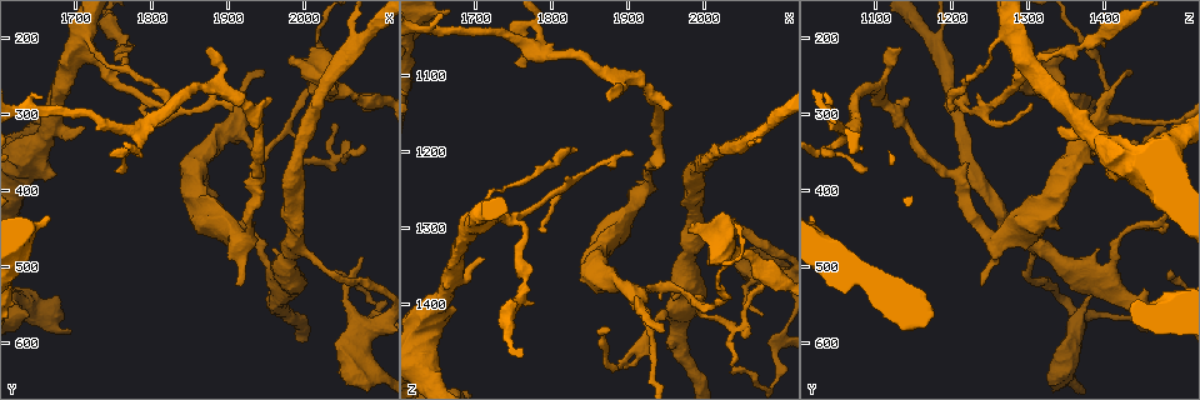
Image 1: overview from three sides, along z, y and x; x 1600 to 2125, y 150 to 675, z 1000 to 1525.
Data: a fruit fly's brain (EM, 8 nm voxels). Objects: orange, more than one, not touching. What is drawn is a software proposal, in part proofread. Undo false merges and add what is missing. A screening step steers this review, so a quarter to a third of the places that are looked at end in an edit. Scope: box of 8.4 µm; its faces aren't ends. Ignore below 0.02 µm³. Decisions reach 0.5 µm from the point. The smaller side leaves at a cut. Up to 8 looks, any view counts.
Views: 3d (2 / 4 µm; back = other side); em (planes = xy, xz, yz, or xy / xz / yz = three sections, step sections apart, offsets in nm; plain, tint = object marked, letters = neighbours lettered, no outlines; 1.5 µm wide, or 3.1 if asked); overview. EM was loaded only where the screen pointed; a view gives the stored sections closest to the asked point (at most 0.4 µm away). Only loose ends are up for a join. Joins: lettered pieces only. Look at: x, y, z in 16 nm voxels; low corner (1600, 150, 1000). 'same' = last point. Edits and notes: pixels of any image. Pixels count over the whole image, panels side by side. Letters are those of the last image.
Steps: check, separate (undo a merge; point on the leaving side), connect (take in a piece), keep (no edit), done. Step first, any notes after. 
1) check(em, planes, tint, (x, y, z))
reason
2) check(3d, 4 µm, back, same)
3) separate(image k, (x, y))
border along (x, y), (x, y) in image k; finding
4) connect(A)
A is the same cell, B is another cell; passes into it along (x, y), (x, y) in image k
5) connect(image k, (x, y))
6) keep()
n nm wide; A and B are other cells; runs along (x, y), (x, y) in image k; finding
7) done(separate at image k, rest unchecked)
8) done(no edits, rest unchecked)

check(3d, 2 µm, (1945, 250, 1440))
free end

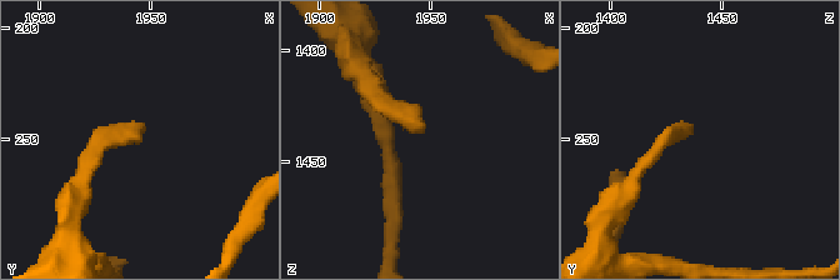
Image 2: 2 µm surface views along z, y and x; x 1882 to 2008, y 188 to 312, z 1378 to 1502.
check(em, xz, step 4, plain, (1946, 247, 1437))

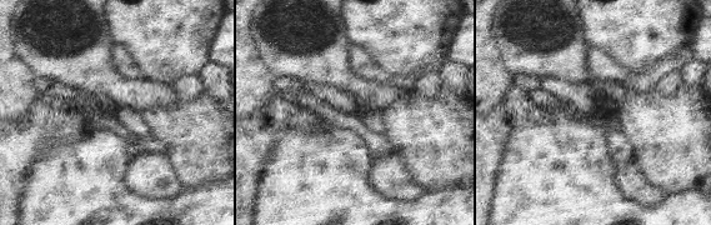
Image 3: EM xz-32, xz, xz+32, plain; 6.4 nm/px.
check(em, xz, step 4, letters, same)

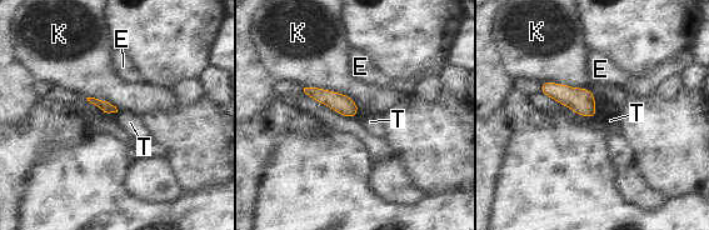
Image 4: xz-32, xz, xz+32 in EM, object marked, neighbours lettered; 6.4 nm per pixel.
keep()
E, K and T are other cells; border along (359, 109), (354, 116) in image 4; no lettered piece goes on from it

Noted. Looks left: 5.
check(3d, 2 µm, (1755, 250, 1295))
three arms meet

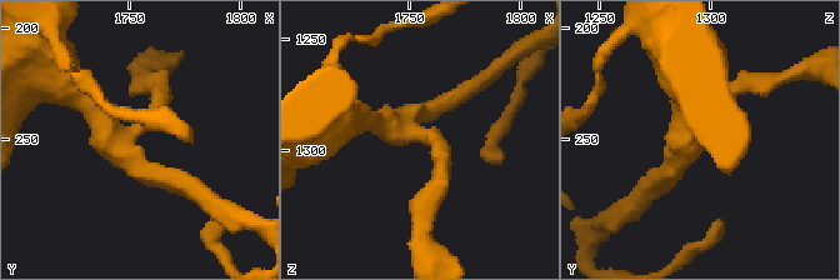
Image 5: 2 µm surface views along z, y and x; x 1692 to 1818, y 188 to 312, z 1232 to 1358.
check(em, planes, letters, (1752, 248, 1292))
3 arms; shape alone is not enough

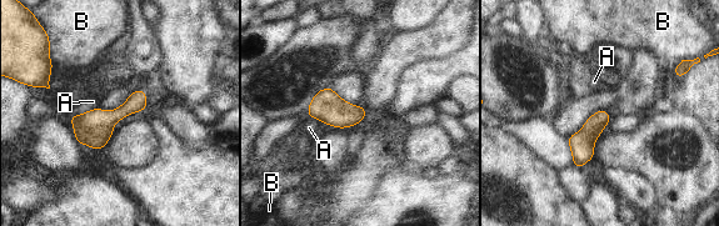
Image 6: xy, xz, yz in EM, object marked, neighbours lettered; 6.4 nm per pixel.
keep()
A and B are other cells; border along (99, 106), (74, 114), (70, 117) in image 6; continuous, no second cell

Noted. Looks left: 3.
check(em, xz, step 4, tint, (2080, 340, 1375))

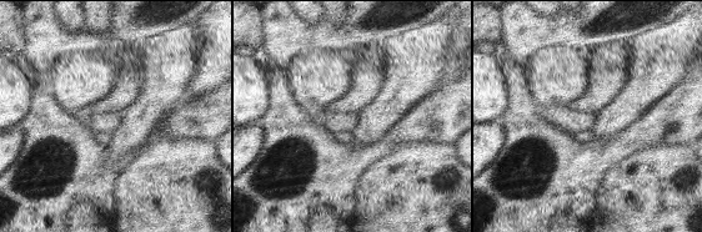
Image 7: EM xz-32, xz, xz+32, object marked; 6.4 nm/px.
check(em, planes, tint, same)
cut it another way

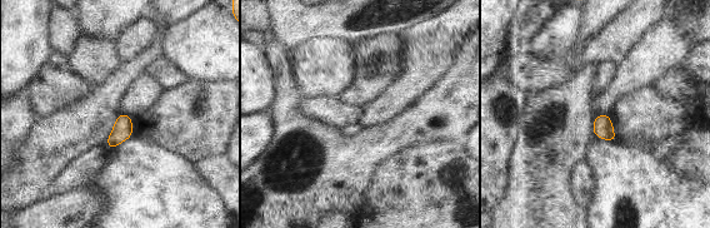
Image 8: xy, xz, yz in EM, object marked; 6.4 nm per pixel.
check(em, planes, letters, same)
what lies round it

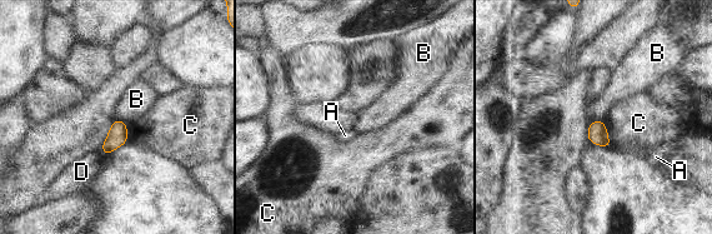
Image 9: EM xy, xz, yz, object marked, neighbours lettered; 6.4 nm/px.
keep()
C touches over 180 nm; A, B, C and D are other cells; border along (603, 119), (596, 119), (590, 123) in image 9; no lettered piece goes on from it

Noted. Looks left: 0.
done(no edits, rest unchecked)

